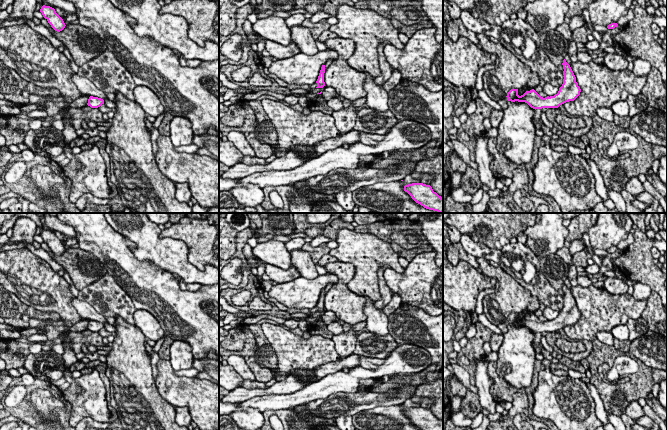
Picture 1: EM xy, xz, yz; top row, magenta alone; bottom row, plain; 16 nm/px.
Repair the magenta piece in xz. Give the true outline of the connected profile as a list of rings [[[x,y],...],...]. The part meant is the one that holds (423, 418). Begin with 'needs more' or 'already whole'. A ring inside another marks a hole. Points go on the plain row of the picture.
already whole | [[[412,407],[404,410],[404,415],[421,430],[443,430],[443,422],[430,409]]]

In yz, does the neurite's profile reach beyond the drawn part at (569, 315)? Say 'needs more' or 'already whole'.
needs more

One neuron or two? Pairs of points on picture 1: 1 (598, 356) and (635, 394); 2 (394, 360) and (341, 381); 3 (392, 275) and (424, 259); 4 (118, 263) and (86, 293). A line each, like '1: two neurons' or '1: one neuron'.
1: one neuron
2: one neuron
3: one neuron
4: two neurons

